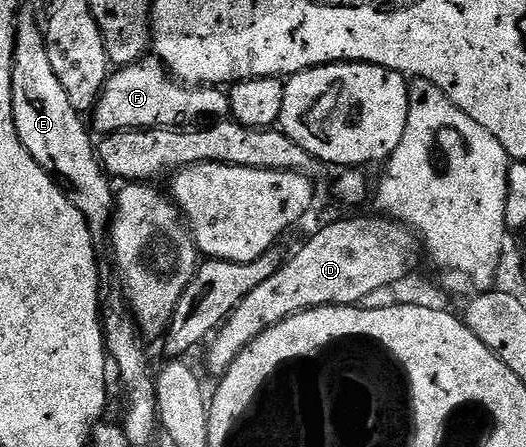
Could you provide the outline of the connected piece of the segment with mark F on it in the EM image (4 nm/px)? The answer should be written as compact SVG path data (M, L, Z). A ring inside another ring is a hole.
M147 57L142 60L141 65L132 65L129 67L121 67L115 70L112 70L107 77L107 84L103 86L103 90L99 92L99 98L96 99L95 105L93 108L93 116L95 115L95 127L94 130L99 133L114 133L117 131L148 131L154 127L178 127L180 129L194 128L196 125L199 127L212 127L215 123L226 123L231 119L231 96L226 90L209 87L206 85L188 85L186 83L179 82L162 63L159 62L158 58Z

